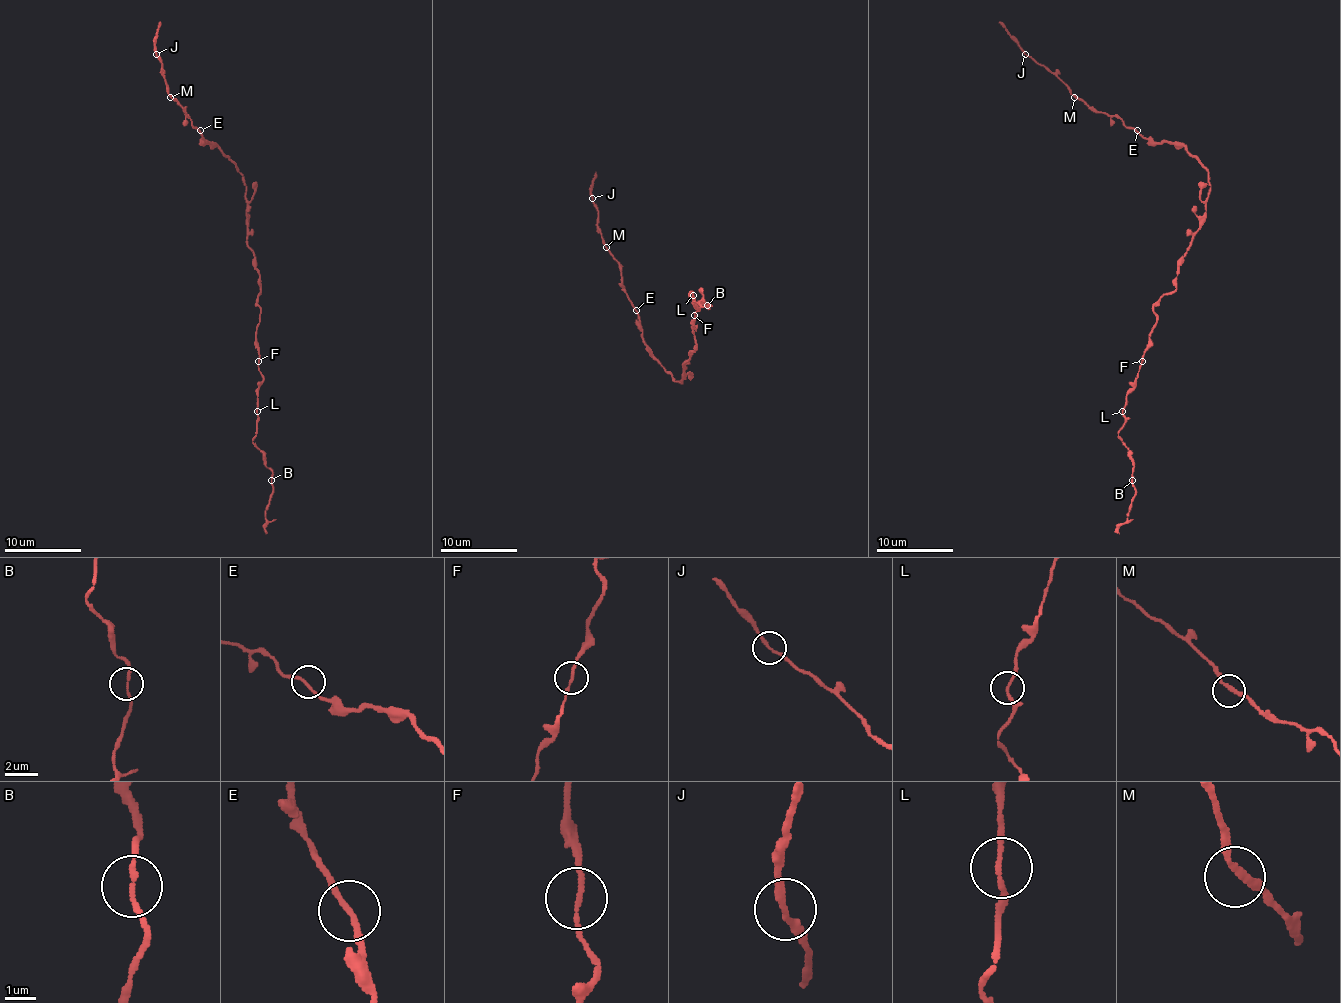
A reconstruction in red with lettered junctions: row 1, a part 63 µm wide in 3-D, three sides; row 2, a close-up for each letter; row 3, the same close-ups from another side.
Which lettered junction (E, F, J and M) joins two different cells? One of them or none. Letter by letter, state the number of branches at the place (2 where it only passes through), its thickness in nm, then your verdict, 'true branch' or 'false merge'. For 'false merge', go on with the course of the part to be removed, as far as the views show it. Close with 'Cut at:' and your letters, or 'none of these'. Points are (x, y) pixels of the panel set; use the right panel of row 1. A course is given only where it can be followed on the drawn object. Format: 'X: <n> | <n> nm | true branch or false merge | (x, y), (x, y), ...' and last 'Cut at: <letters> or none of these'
E: 2 | 170 nm | true branch
F: 2 | 150 nm | true branch
J: 2 | 190 nm | true branch
M: 2 | 170 nm | true branch
Cut at: none of these

